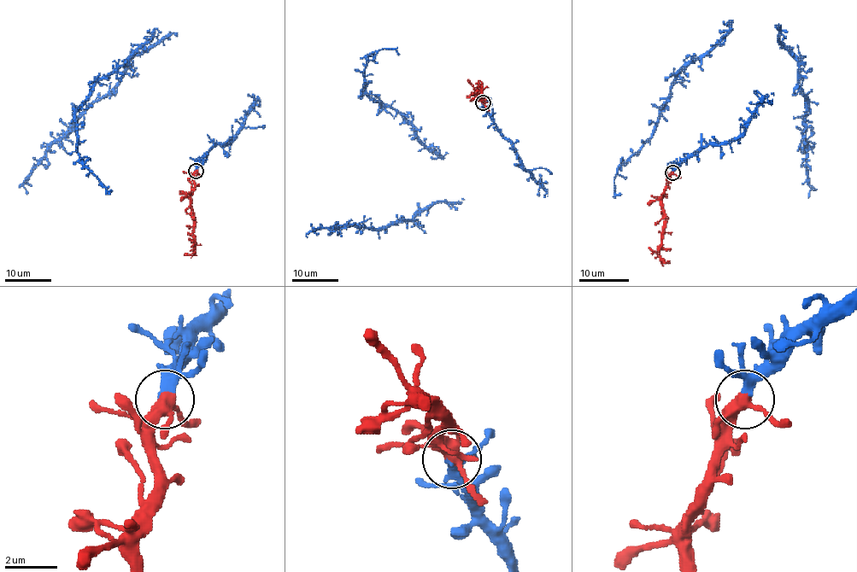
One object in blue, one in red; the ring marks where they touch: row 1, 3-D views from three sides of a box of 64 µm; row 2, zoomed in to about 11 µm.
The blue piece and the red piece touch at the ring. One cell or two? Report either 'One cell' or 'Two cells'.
One cell

